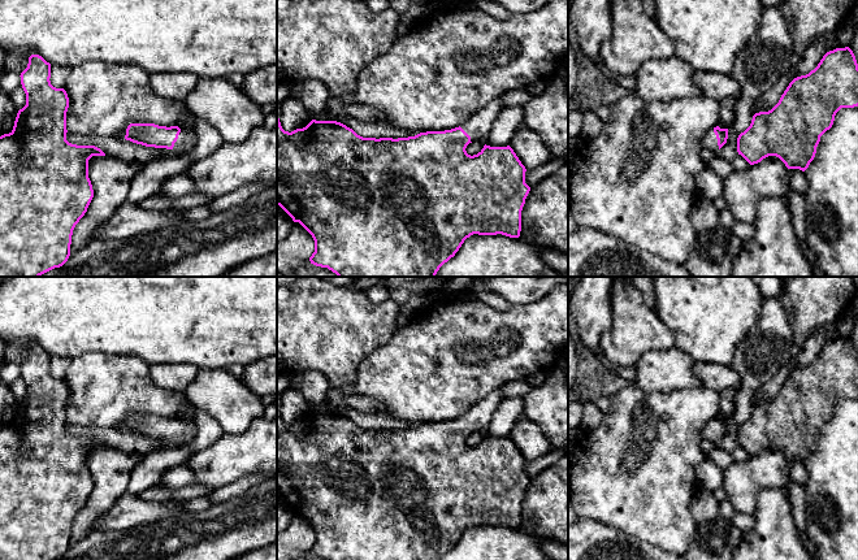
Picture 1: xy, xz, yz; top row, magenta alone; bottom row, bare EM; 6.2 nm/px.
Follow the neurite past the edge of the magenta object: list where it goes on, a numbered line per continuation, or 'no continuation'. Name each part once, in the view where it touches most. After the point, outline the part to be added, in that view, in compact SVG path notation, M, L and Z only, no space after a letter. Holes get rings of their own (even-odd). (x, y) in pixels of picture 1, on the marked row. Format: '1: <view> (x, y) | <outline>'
1: xy (186, 140) | M194 127L191 130L181 129L173 151L176 151L178 155L186 155L194 149L196 142L198 139Z

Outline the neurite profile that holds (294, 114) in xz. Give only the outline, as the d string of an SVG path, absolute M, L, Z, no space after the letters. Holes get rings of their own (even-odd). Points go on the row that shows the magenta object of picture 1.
M289 97L281 103L281 126L285 131L306 127L311 121L311 112L302 104L300 99Z

